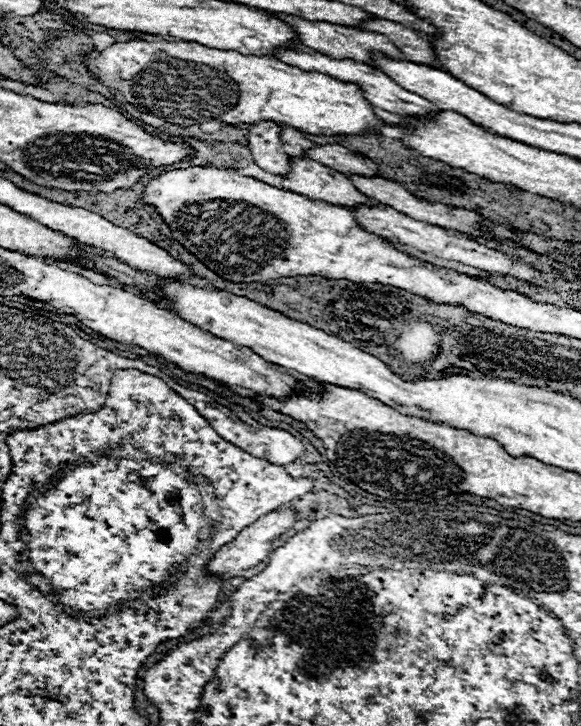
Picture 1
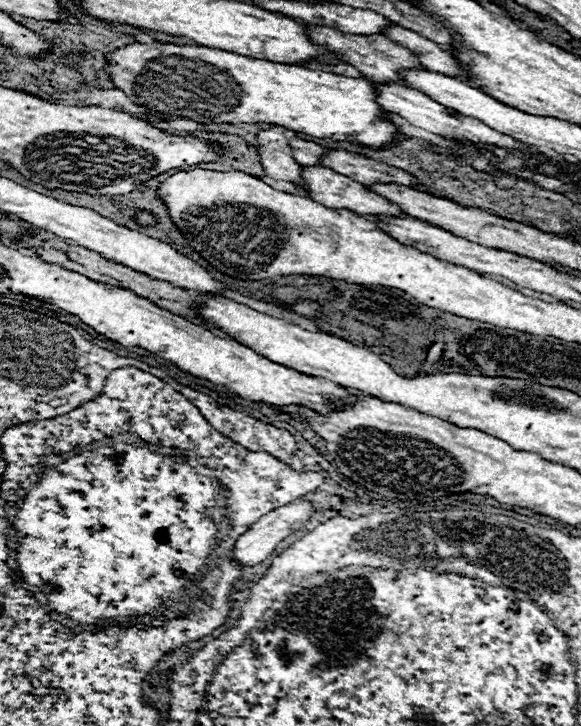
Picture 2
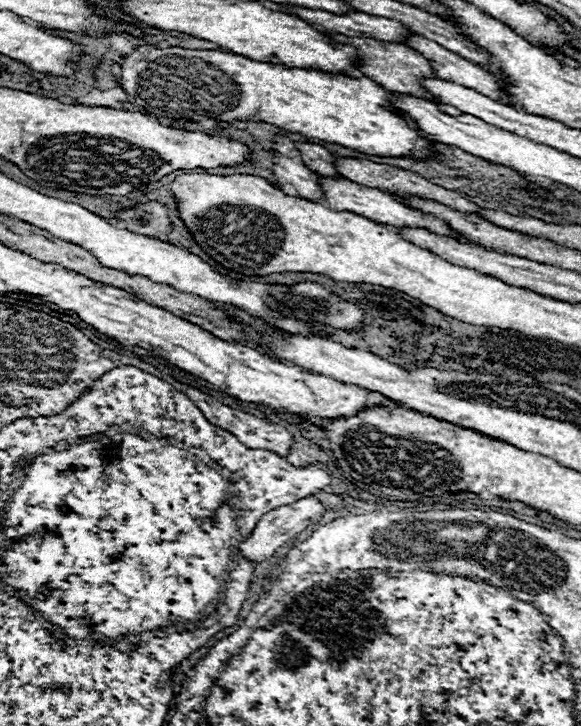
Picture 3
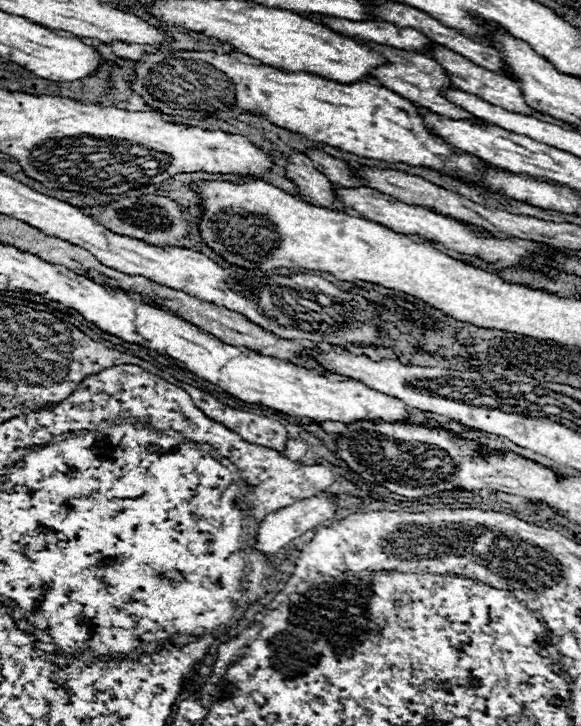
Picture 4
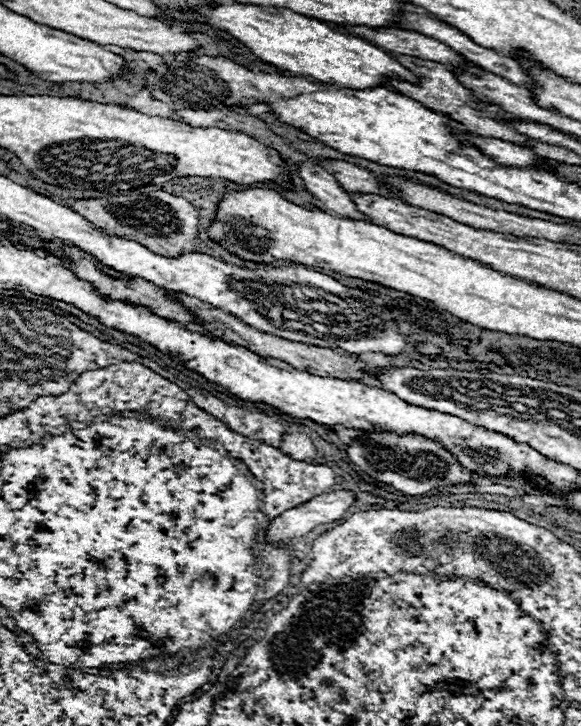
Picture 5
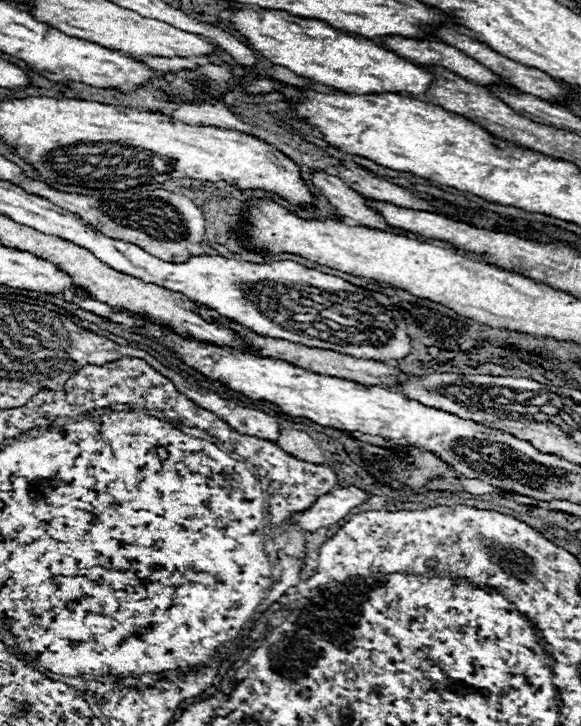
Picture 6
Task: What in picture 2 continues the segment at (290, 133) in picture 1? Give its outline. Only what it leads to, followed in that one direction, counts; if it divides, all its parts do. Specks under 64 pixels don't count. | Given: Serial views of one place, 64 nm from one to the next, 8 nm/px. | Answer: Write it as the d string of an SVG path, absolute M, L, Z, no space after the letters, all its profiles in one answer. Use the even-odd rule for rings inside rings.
M292 136L288 140L290 144L290 150L294 154L294 158L298 160L298 164L320 164L320 156L324 152L322 146L314 144L314 142L308 142L308 140L302 140L300 136Z

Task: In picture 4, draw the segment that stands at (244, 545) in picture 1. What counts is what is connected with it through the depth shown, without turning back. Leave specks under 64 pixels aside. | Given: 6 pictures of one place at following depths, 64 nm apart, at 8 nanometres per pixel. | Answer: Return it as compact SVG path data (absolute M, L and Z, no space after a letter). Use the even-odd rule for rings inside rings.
M318 494L314 498L306 498L302 502L296 502L292 506L280 508L278 512L272 512L270 516L266 516L260 526L258 526L258 534L256 534L256 542L250 546L254 550L258 550L260 554L264 554L266 558L272 558L280 548L286 548L294 538L302 536L306 530L318 526L320 522L332 518L332 514L338 510L338 506L330 500L328 494Z

